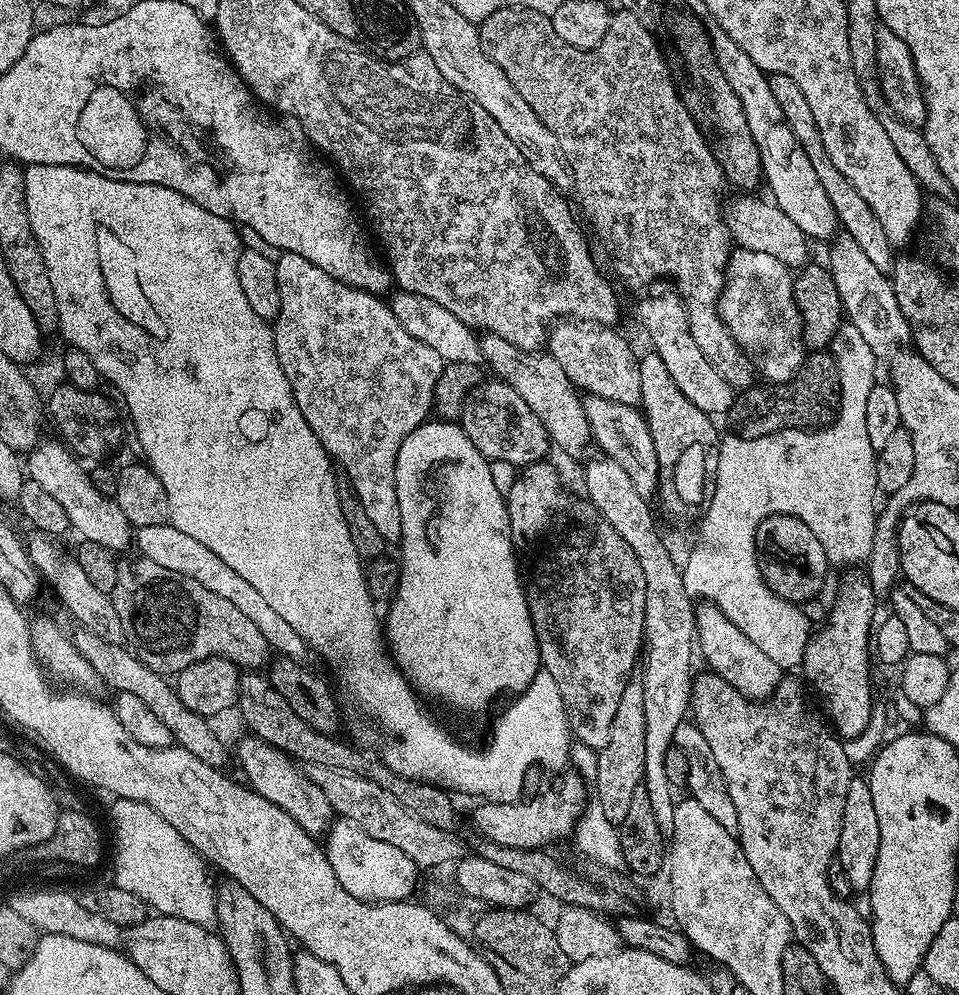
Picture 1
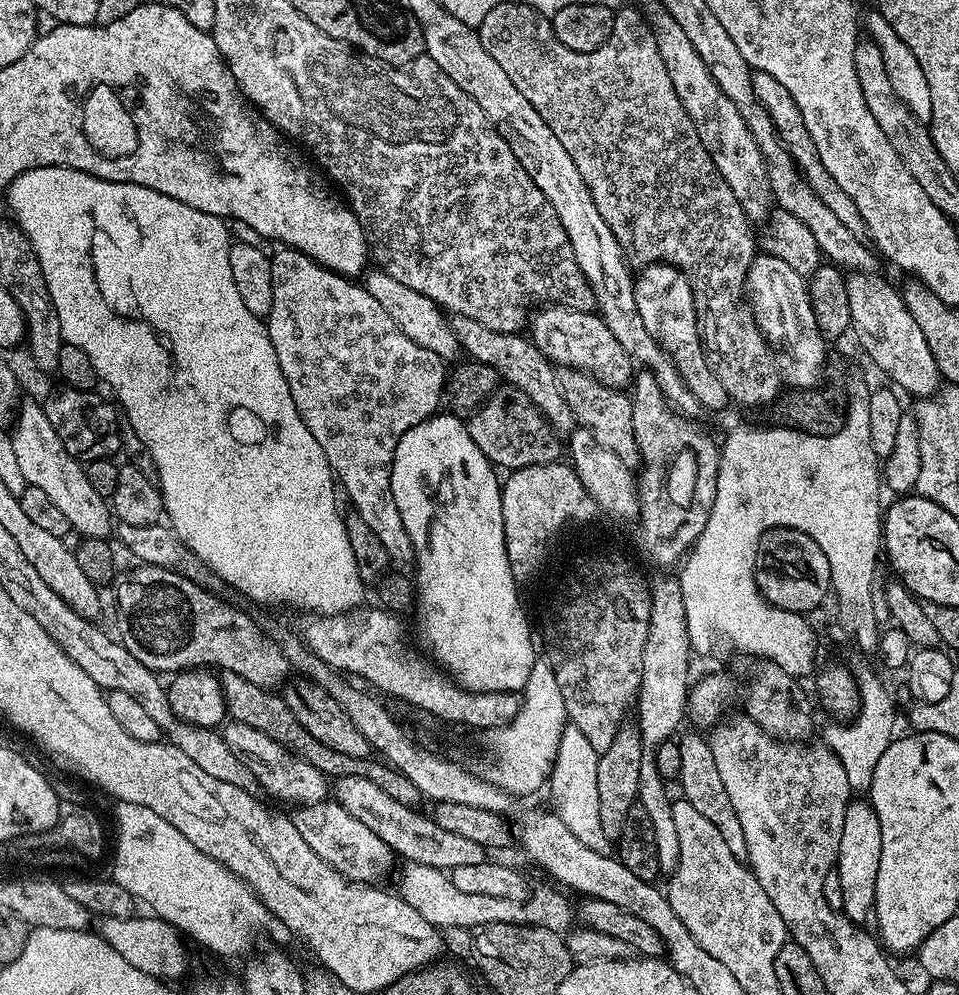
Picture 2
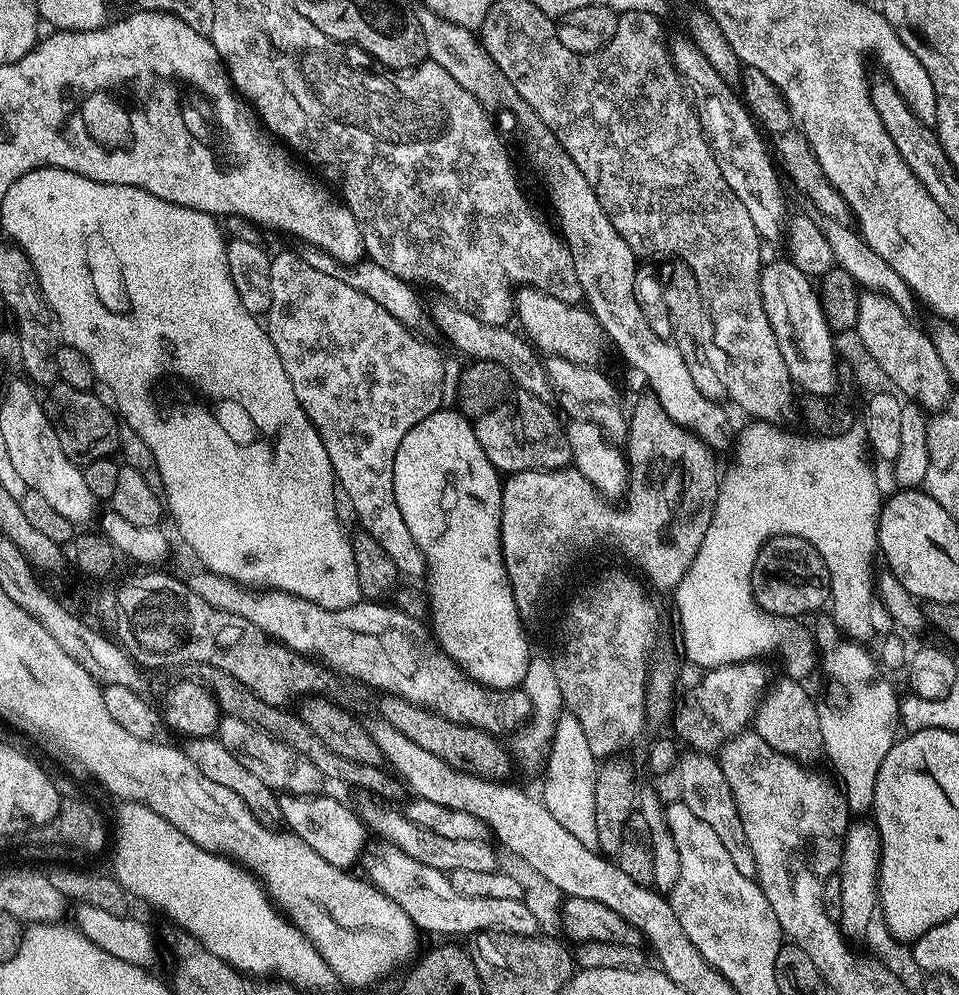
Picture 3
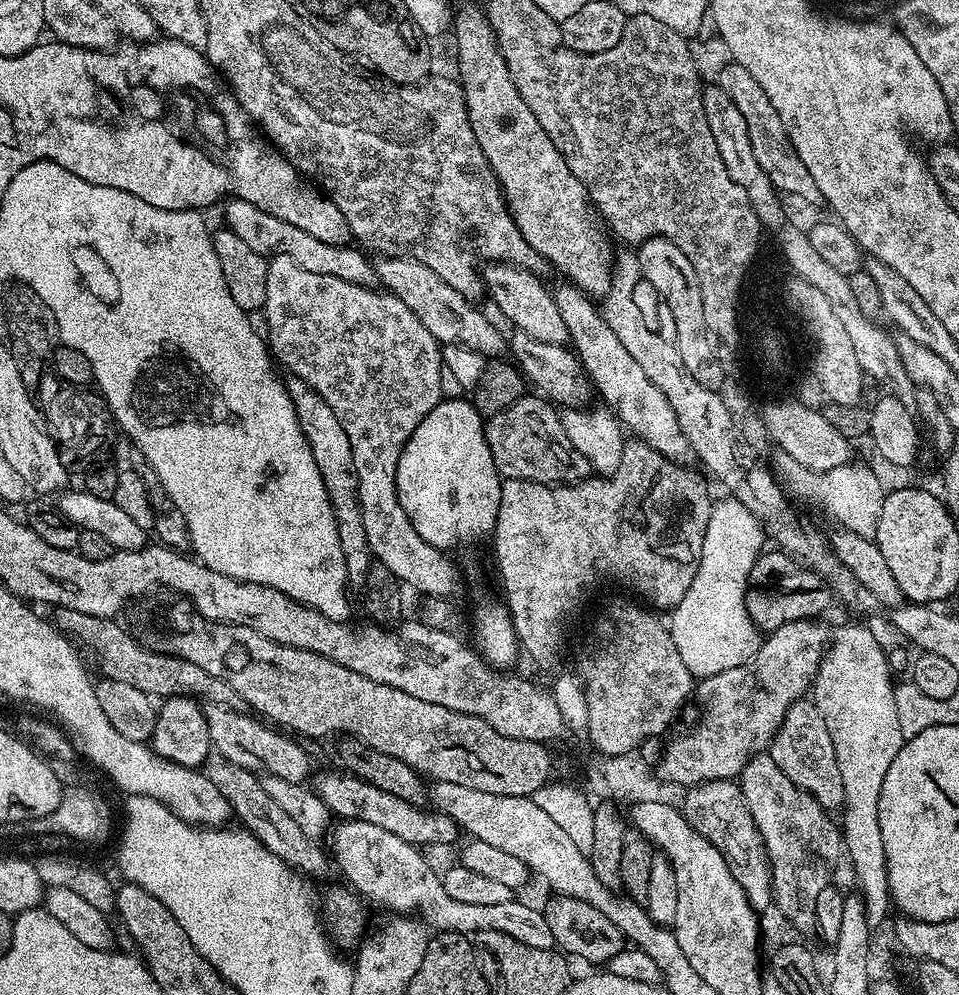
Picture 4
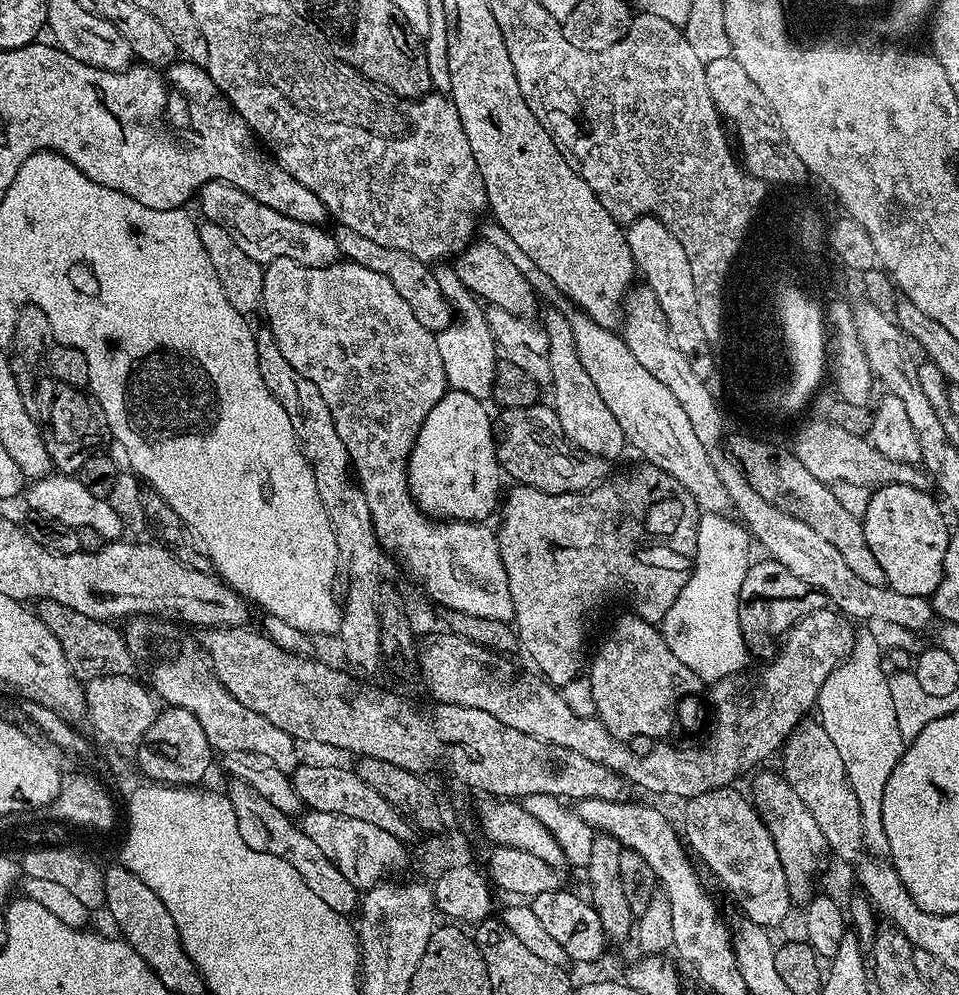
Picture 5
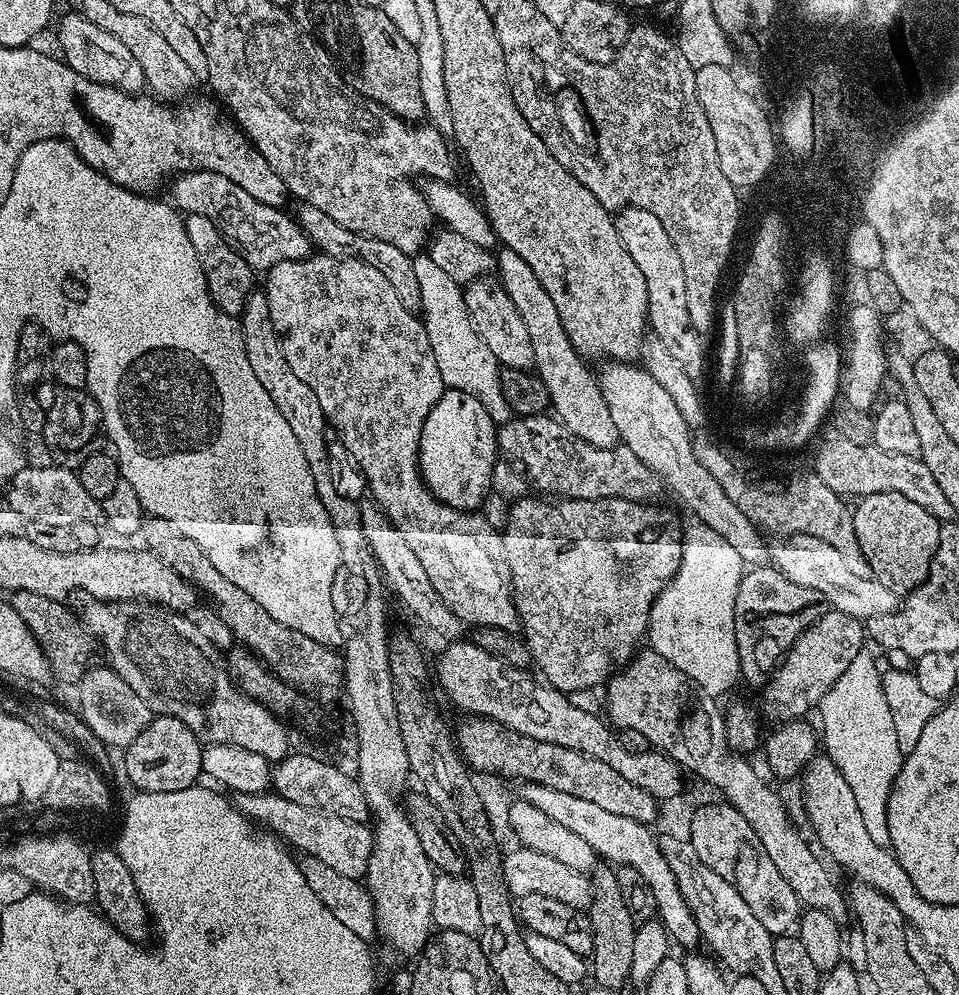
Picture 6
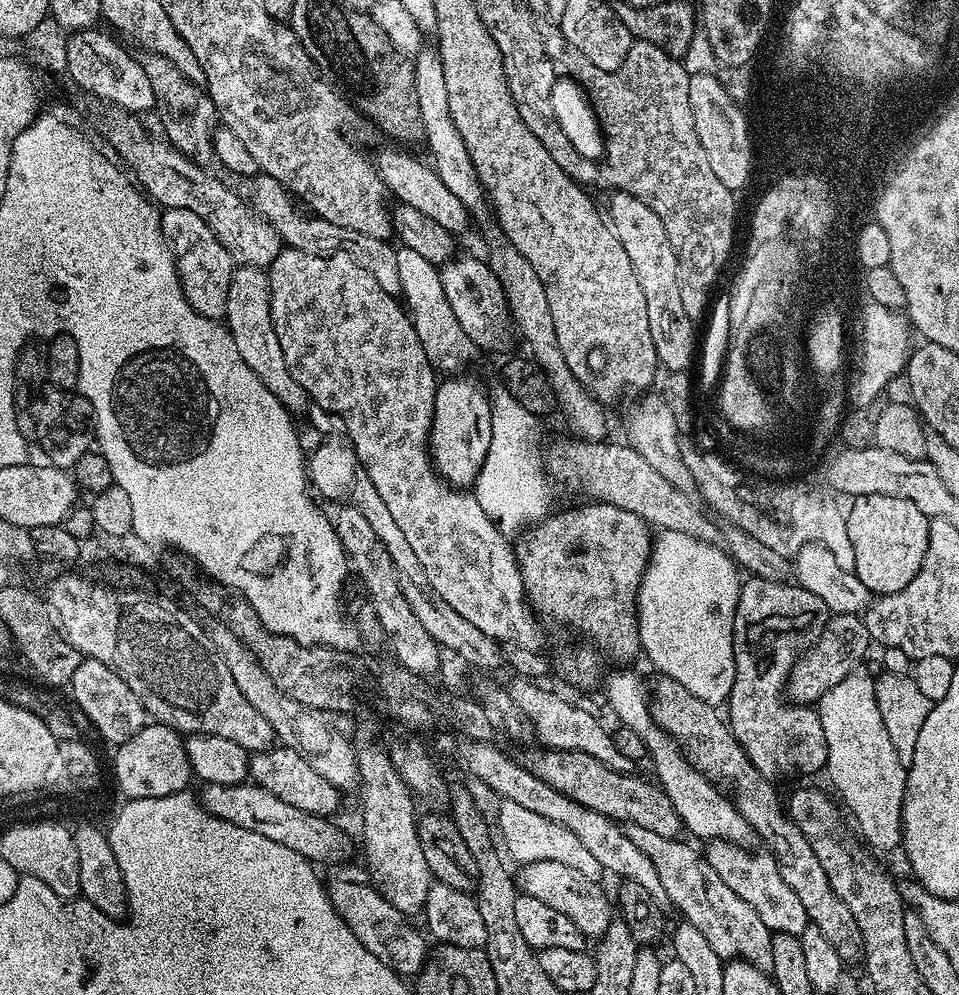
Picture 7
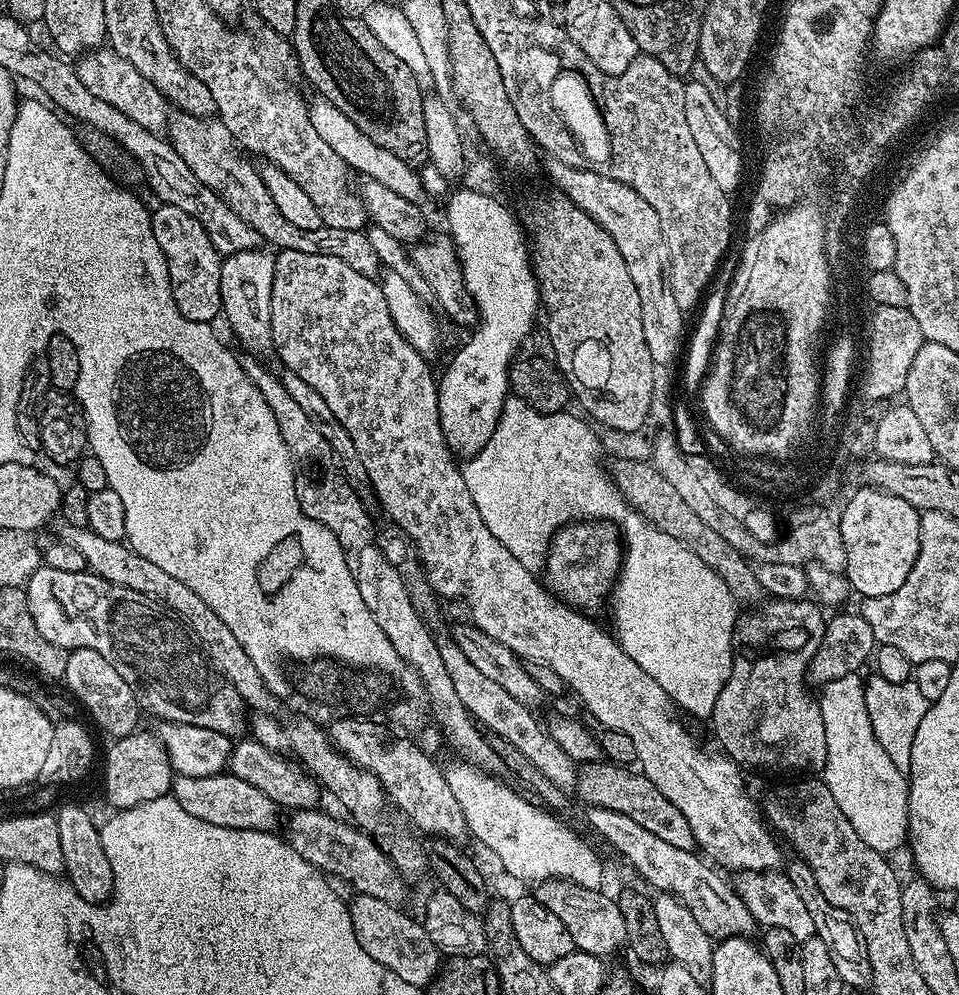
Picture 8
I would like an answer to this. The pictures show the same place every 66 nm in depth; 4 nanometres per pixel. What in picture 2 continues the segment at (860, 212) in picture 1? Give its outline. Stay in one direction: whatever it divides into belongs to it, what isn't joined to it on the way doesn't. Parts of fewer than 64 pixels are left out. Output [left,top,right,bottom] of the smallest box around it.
[752,71,868,238]

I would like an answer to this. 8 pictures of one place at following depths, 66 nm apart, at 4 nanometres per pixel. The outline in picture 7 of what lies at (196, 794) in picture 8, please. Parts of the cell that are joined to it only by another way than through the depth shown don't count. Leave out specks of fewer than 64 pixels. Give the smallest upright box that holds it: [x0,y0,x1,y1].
[198,784,352,865]

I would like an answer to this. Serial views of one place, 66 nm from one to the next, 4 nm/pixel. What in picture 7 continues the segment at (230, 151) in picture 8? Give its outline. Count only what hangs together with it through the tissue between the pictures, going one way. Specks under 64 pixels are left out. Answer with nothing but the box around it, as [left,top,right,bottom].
[142,54,401,294]

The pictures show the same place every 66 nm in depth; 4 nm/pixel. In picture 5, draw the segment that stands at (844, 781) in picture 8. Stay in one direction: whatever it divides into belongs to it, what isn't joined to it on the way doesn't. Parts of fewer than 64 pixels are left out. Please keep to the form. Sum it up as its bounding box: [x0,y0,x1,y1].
[815,630,906,858]

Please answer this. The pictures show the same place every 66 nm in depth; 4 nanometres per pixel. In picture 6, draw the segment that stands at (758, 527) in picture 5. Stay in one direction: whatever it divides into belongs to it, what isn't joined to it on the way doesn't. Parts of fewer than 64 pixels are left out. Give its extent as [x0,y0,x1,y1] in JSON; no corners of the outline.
[770,536,898,621]

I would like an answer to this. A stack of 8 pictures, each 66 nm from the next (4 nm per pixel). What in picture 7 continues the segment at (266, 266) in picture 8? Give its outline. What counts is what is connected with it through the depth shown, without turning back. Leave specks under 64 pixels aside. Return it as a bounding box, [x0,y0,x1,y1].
[226,266,310,413]

